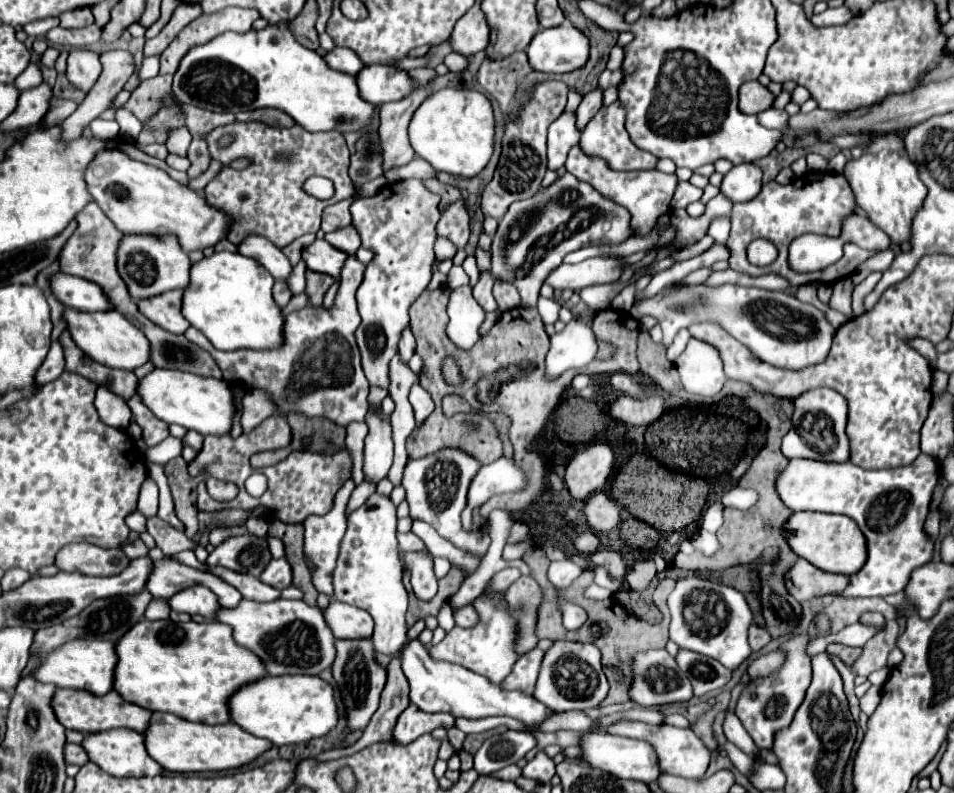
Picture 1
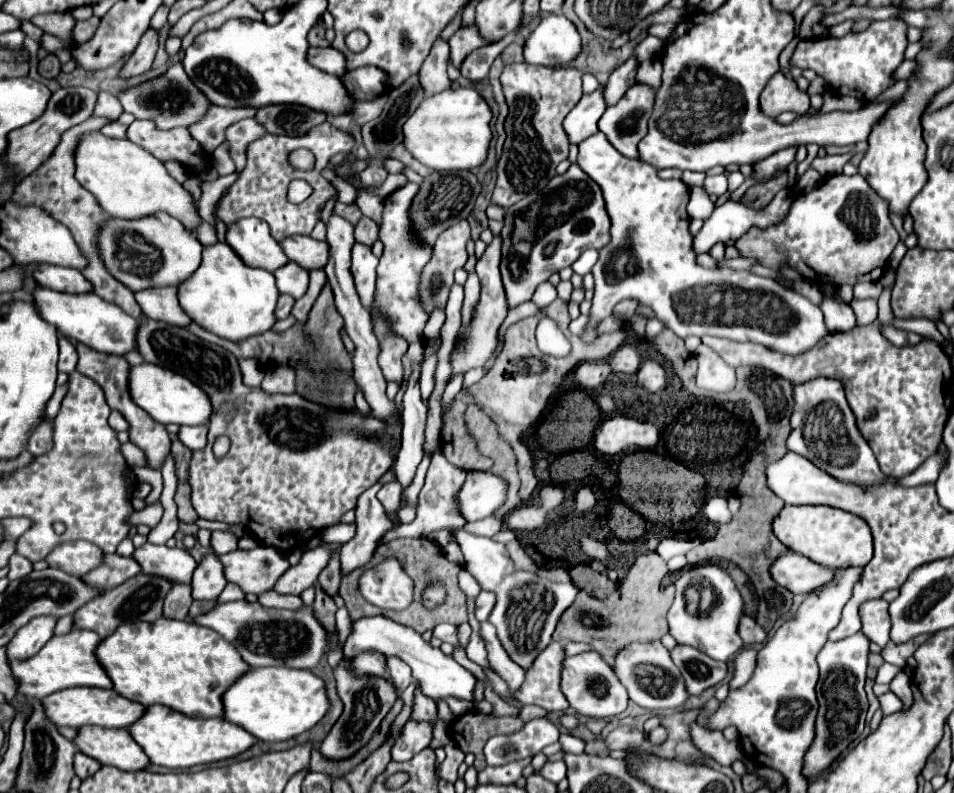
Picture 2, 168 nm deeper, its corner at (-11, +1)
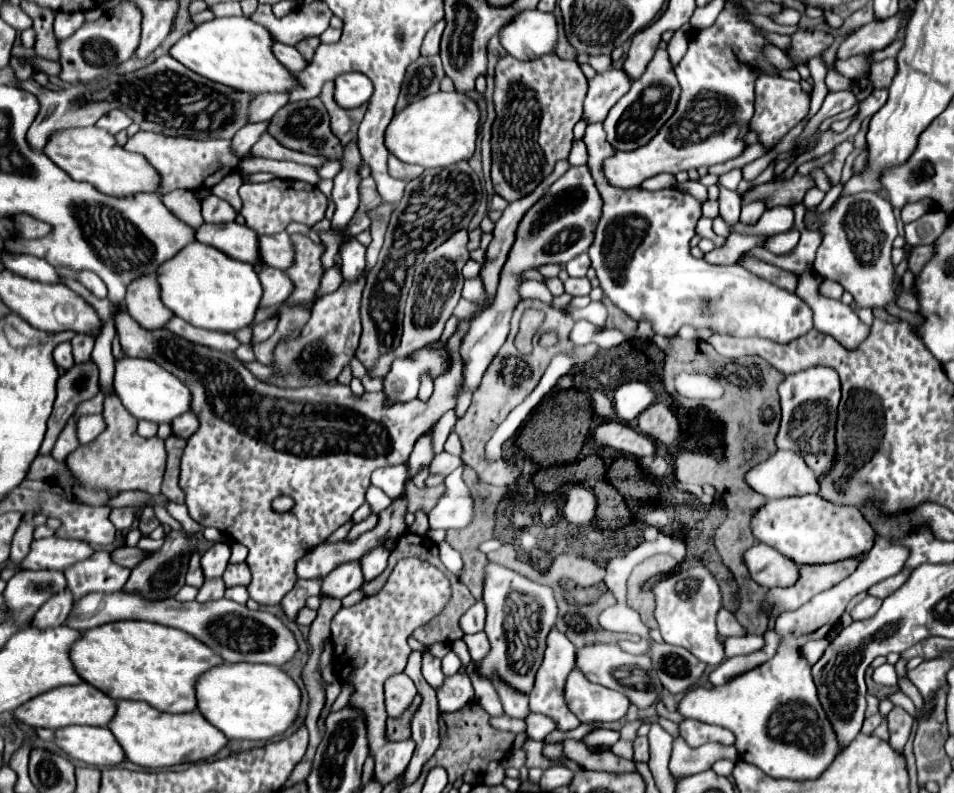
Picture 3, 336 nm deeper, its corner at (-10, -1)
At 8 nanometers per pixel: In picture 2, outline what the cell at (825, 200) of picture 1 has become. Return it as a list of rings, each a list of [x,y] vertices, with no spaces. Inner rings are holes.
[[[832,174],[826,178],[820,186],[806,194],[798,194],[788,214],[770,228],[750,228],[742,238],[736,240],[736,250],[742,258],[754,258],[758,264],[772,268],[780,272],[780,268],[792,268],[798,274],[802,274],[806,280],[814,284],[856,284],[862,280],[880,280],[886,260],[892,254],[892,250],[898,244],[898,232],[894,230],[890,218],[888,218],[888,204],[868,186],[868,182],[856,174],[856,176],[844,176],[844,174]]]

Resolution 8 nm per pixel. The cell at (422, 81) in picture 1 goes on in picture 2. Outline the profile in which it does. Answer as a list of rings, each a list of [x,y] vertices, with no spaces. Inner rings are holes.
[[[436,40],[428,58],[424,60],[422,68],[420,68],[420,86],[424,86],[424,94],[432,96],[438,94],[442,90],[448,90],[452,80],[446,74],[446,60],[448,60],[448,42],[444,40]]]

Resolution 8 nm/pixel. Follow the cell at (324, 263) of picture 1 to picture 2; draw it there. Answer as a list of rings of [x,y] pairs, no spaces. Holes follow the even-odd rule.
[[[290,236],[282,240],[280,246],[292,262],[300,264],[306,270],[324,268],[328,262],[328,254],[330,254],[328,242],[314,240],[312,236]]]

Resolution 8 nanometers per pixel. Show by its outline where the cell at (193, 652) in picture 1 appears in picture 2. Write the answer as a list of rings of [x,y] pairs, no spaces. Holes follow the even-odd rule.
[[[170,618],[120,626],[116,634],[102,640],[96,656],[104,662],[114,690],[124,698],[144,706],[162,704],[190,718],[222,716],[224,692],[250,670],[240,652],[214,630]]]

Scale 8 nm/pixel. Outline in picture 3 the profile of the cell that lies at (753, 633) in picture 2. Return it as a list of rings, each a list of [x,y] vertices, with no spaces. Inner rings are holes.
[[[725,608],[719,610],[717,628],[719,628],[719,634],[721,634],[721,636],[745,636],[745,634],[747,634],[747,630],[735,620],[733,614],[731,614],[729,610],[725,610]]]

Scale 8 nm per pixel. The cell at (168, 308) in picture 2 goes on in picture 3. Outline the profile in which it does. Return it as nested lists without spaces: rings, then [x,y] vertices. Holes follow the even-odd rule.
[[[139,276],[127,286],[125,308],[129,316],[147,330],[157,330],[173,316],[159,298],[159,284],[155,276]]]

